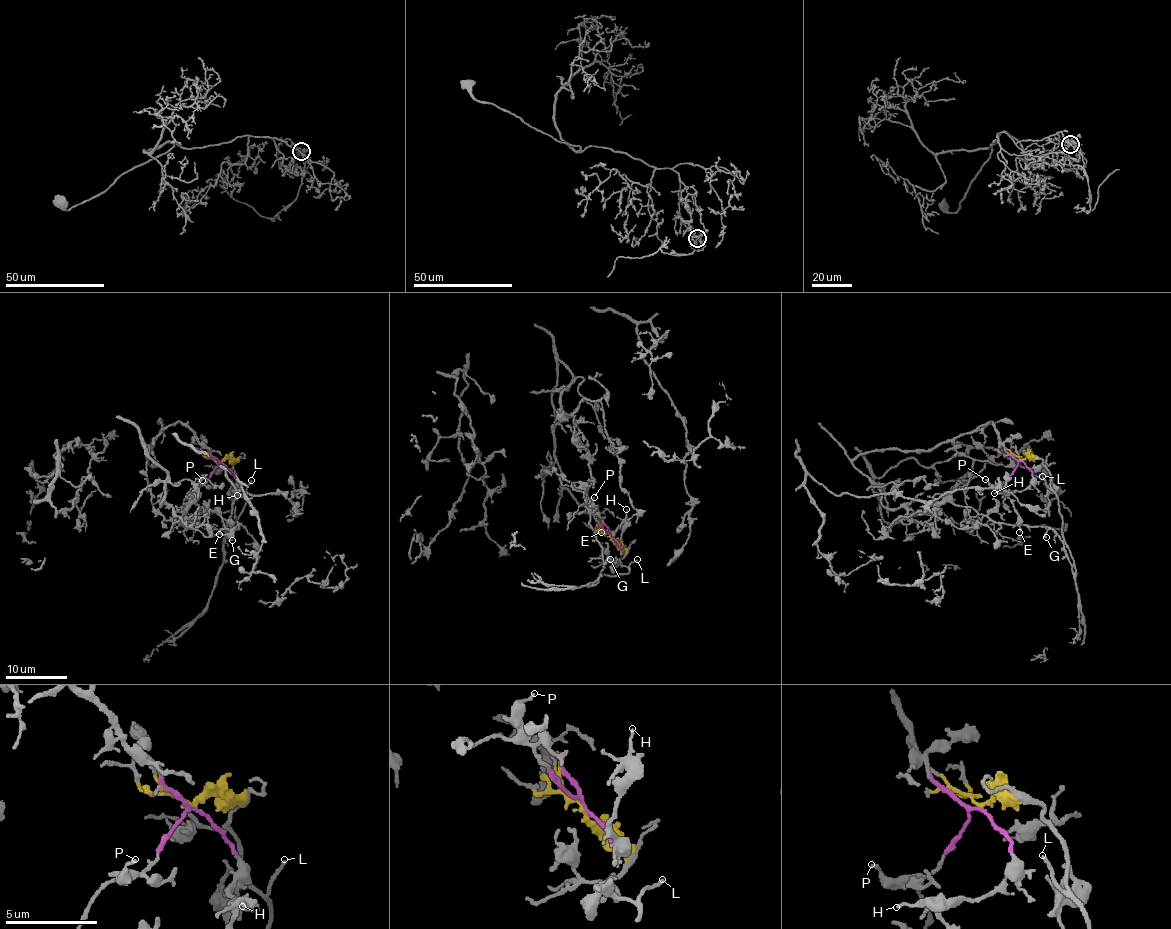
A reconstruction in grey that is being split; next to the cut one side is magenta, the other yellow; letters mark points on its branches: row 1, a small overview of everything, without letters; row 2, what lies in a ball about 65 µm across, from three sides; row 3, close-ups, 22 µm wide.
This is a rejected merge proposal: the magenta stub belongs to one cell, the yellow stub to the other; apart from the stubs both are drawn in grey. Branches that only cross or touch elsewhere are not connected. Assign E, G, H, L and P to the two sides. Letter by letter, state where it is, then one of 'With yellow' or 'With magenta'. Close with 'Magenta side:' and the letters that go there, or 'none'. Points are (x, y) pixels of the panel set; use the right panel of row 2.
E: Place: (1019, 532). With magenta
G: Place: (1046, 537). With yellow
H: Place: (994, 493). With magenta
L: Place: (1042, 476). With yellow
P: Place: (985, 479). With magenta
Magenta side: E, H, P

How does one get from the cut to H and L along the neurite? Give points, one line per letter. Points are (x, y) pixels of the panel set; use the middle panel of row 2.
H: (611, 536), (623, 547), (619, 543), (626, 509)
L: (611, 536), (624, 551), (621, 566), (637, 560)

